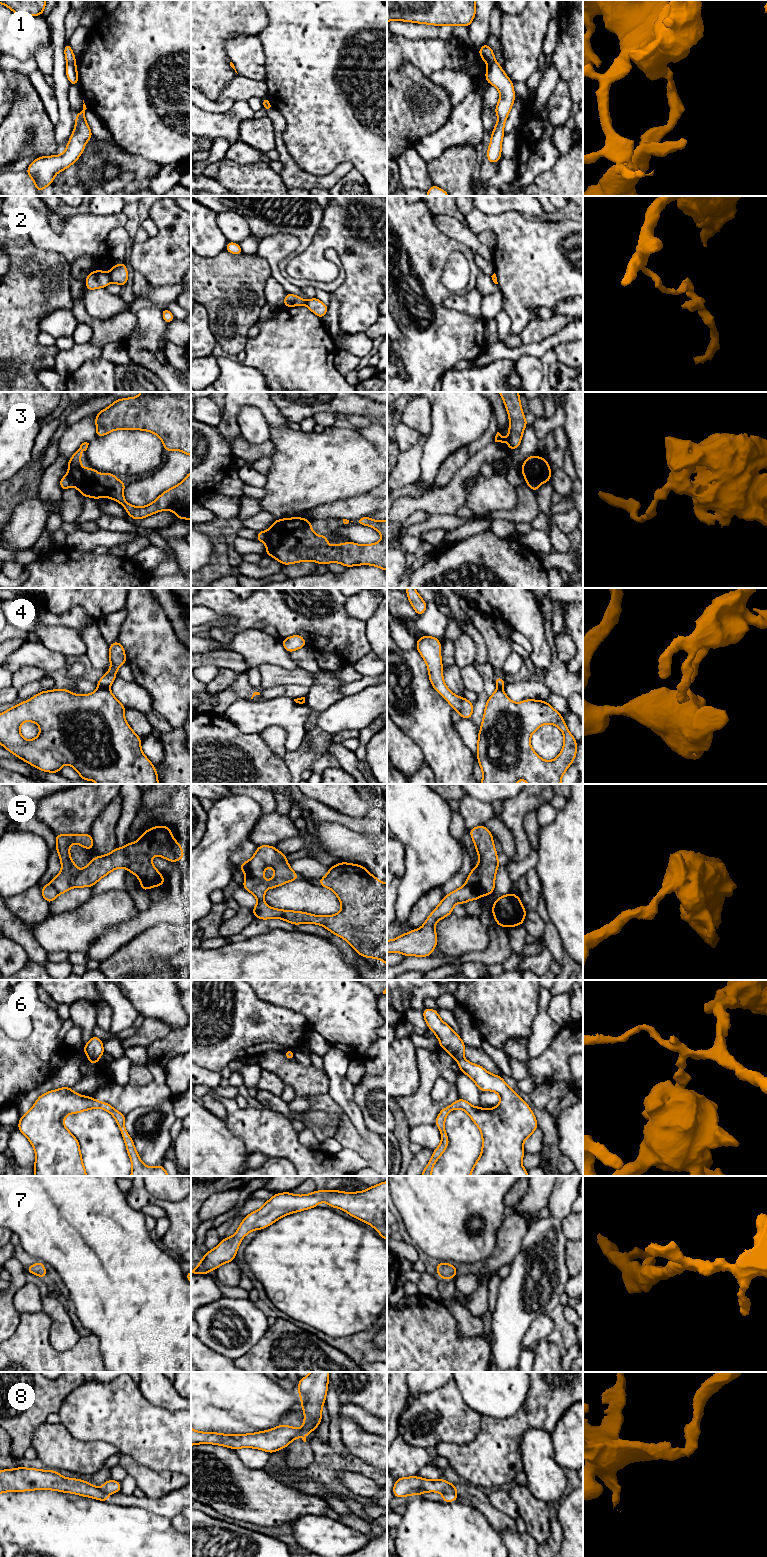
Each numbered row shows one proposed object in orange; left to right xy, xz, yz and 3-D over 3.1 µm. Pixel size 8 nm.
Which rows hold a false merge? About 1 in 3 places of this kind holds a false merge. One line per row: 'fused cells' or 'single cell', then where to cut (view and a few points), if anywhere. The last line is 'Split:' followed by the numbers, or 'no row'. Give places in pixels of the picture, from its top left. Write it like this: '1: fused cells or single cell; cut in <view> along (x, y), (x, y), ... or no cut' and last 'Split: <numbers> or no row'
1: fused cells; cut in xy along (74, 62), (67, 64)
2: fused cells; cut in xy along (108, 273), (111, 281)
3: fused cells; cut in yz along (526, 480), (535, 480), (540, 483)
4: fused cells; cut in xy along (99, 687), (108, 689)
5: fused cells; cut in yz along (465, 884), (476, 886), (481, 894)
6: fused cells; cut in yz along (463, 1056), (456, 1060)
7: single cell; no cut
8: fused cells; cut in yz along (455, 1492), (445, 1492), (443, 1494)
Split: 1, 2, 3, 4, 5, 6, 8

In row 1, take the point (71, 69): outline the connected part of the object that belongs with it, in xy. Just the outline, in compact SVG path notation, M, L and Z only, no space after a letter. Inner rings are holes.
M70 63L66 66L66 76L71 85L78 86L78 73L76 63Z

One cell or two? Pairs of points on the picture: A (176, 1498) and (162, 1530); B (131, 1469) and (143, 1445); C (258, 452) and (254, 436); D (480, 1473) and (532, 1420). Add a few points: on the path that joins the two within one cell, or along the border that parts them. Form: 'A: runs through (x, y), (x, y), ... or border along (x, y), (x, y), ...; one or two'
A: border along (145, 1509), (170, 1519); two
B: border along (120, 1453), (130, 1456), (141, 1465), (156, 1470); two
C: border along (240, 434), (250, 443), (264, 443); two
D: runs through (491, 1459), (495, 1452), (518, 1429); one

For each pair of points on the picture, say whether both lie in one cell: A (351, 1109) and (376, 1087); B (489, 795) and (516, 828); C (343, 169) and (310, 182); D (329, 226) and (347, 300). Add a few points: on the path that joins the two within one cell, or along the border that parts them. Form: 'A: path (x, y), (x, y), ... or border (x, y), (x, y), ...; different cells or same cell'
A: border (354, 1084), (353, 1100), (361, 1112), (365, 1126); different cells
B: border (519, 794), (504, 801); different cells
C: path (335, 176), (327, 182), (318, 182); same cell
D: path (348, 242), (357, 251), (357, 281); same cell

